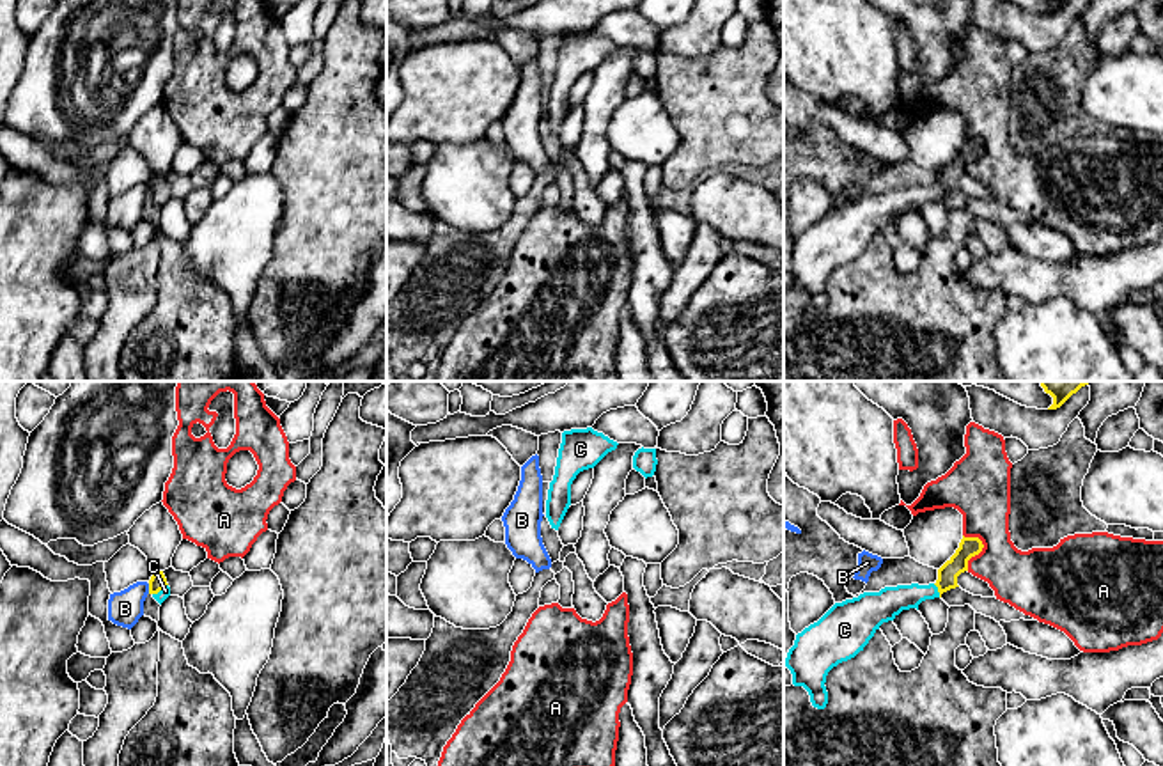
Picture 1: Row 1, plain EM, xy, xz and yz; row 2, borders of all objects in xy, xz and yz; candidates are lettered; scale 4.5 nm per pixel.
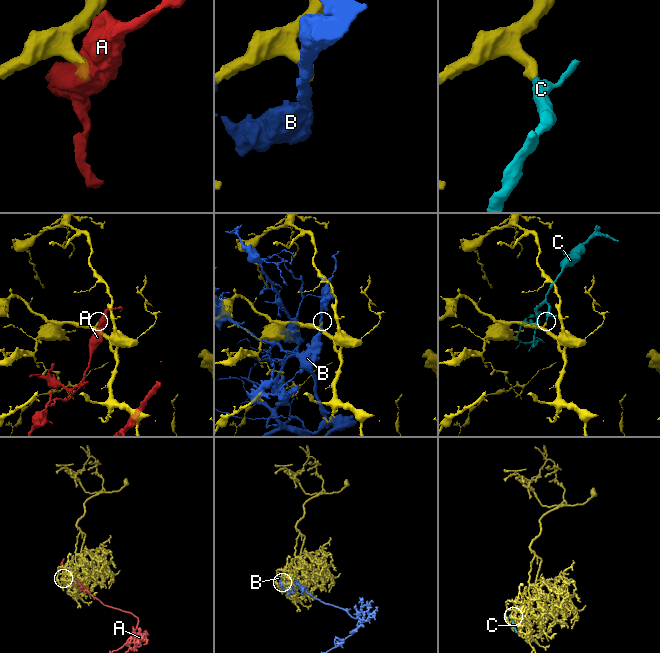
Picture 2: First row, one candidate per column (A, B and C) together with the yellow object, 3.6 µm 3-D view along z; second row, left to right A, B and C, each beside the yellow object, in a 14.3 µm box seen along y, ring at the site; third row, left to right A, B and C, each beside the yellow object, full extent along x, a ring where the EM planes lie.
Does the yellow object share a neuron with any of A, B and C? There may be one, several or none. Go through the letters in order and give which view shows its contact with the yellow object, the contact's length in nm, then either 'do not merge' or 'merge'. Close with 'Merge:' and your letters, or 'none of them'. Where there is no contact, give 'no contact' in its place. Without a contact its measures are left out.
A: meets yellow in yz; contact 170 nm long; do not merge
B: meets yellow in xy; contact 50 nm long; do not merge
C: meets yellow in yz; contact 70 nm long; merge
Merge: C

